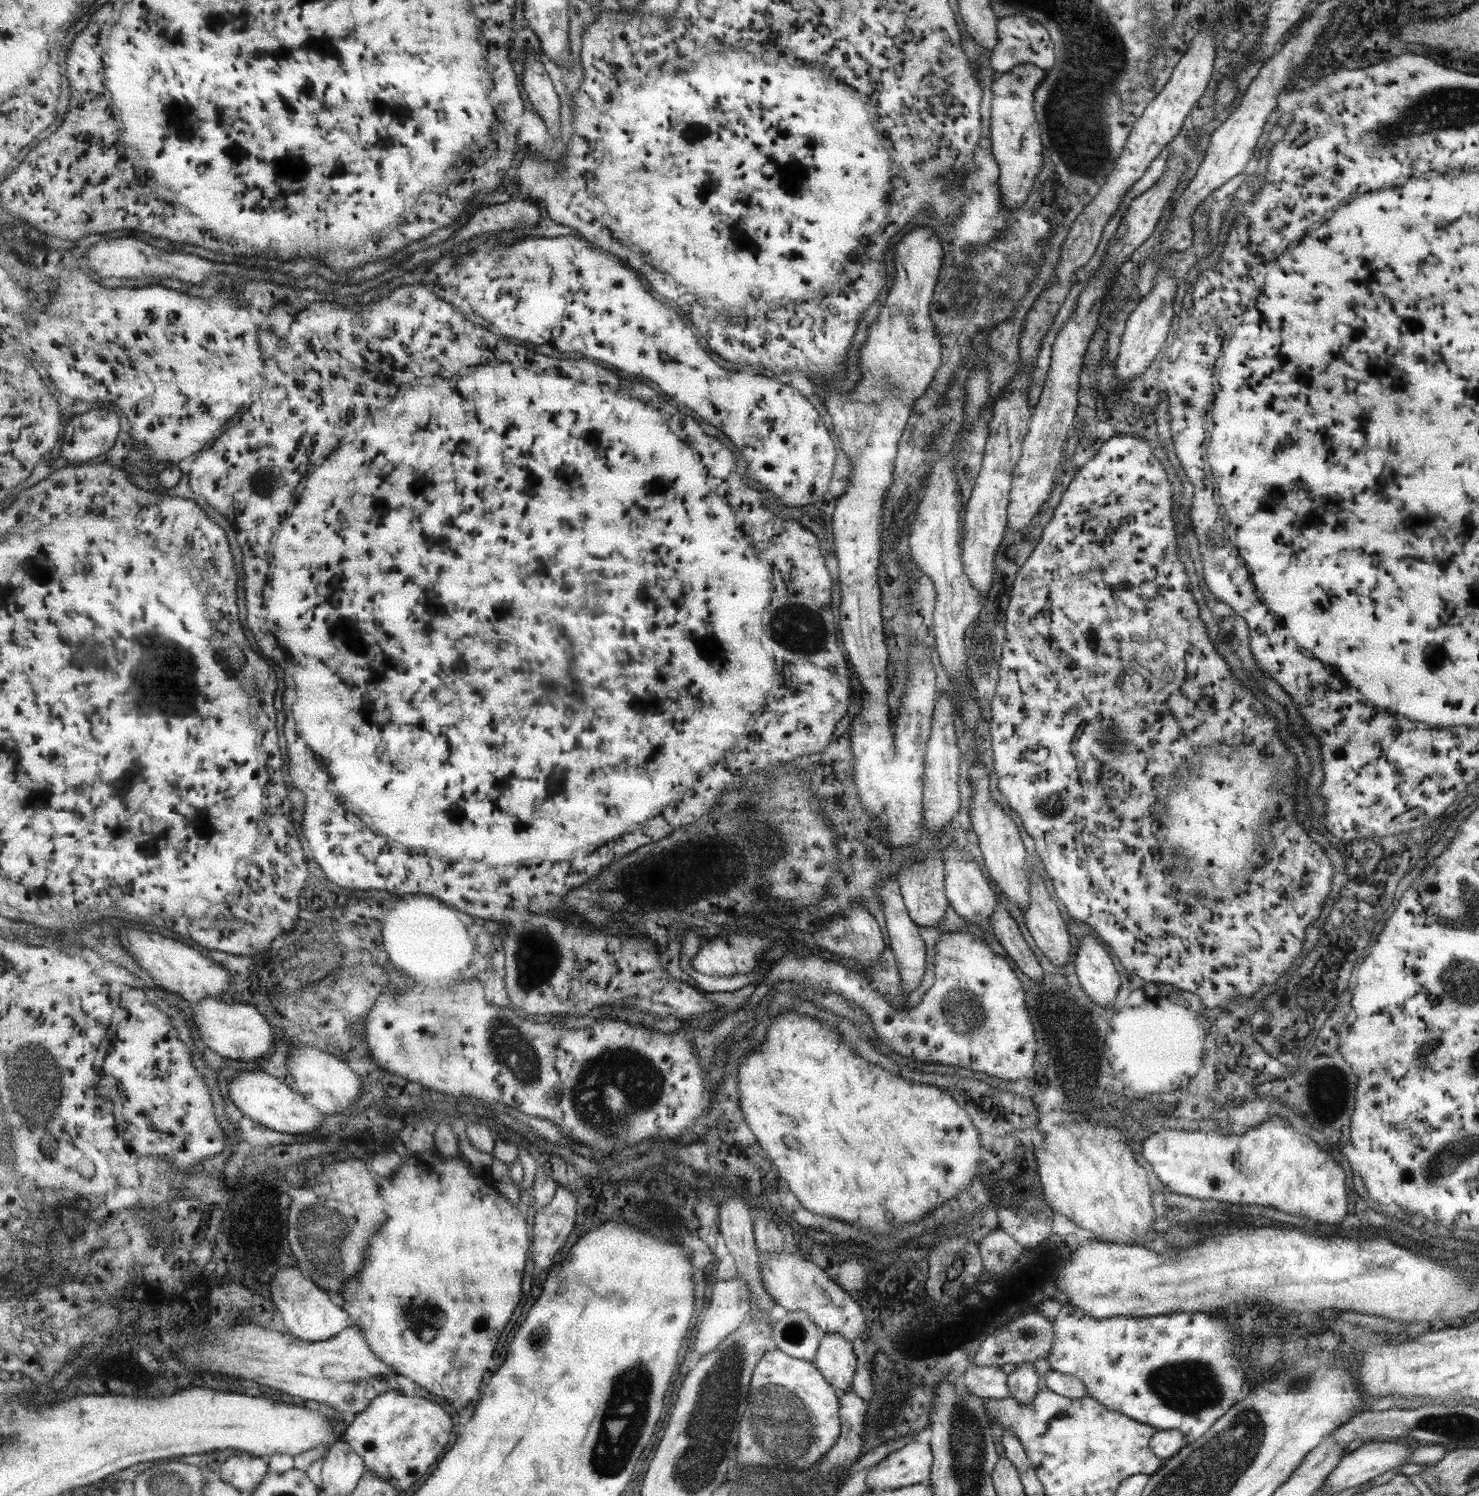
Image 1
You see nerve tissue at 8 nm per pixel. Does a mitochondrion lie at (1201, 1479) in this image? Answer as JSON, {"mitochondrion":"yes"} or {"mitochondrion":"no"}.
{"mitochondrion":"yes"}

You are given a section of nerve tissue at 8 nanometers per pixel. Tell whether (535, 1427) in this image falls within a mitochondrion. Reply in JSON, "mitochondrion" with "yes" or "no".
{"mitochondrion":"no"}

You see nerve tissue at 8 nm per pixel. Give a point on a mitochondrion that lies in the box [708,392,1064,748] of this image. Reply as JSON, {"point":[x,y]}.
{"point":[800,628]}

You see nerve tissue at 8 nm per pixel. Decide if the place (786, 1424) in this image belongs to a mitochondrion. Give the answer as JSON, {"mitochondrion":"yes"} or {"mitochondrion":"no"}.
{"mitochondrion":"yes"}

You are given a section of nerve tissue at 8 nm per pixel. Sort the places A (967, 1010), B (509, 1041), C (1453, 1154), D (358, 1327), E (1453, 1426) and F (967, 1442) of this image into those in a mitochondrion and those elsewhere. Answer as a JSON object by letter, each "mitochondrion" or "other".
{"A":"mitochondrion","B":"mitochondrion","C":"mitochondrion","D":"other","E":"mitochondrion","F":"mitochondrion"}

